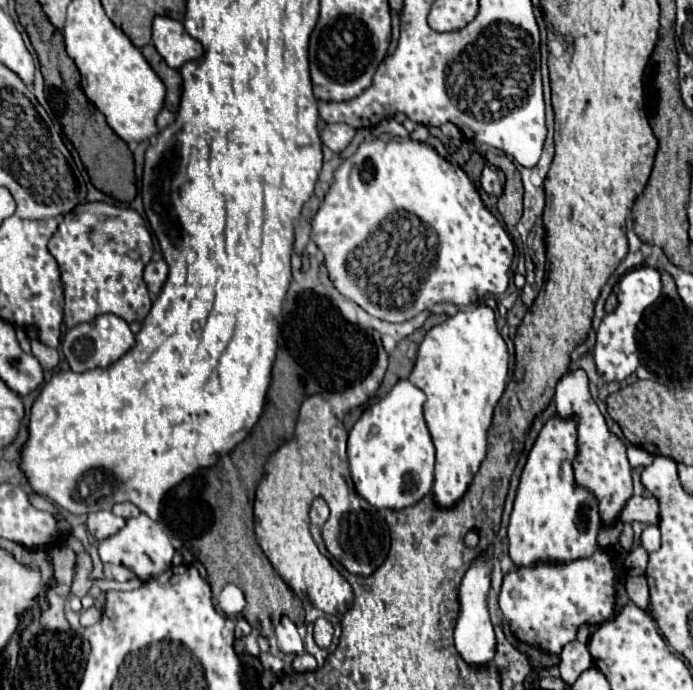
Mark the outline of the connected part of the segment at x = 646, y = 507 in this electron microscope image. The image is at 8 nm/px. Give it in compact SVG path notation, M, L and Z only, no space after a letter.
M633 496L623 508L621 522L643 522L657 524L659 522L659 502L653 496Z

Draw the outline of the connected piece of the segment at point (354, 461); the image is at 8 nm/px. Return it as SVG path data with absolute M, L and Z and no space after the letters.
M399 380L383 400L361 414L349 432L347 454L355 490L375 508L401 510L431 492L435 448L423 418L423 402L423 390L409 380Z

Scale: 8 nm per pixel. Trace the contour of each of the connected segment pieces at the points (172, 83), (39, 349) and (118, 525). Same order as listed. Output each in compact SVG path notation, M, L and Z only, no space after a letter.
M147 44L141 48L143 56L147 58L147 62L151 64L151 68L157 72L157 76L163 80L163 84L167 86L167 98L165 98L165 108L171 112L179 110L179 102L181 102L181 74L175 68L169 68L167 62L163 62L163 58L159 56L159 52L155 50L153 44Z
M29 328L29 330L27 330L27 338L31 340L33 356L41 362L41 366L43 366L45 370L55 368L55 366L57 366L57 362L59 362L59 354L57 354L57 350L53 350L53 348L45 346L45 344L39 340L39 332L37 332L35 328Z
M99 510L99 512L91 512L87 518L87 530L89 534L93 534L99 542L113 536L115 532L119 532L125 526L125 520L115 516L111 510Z

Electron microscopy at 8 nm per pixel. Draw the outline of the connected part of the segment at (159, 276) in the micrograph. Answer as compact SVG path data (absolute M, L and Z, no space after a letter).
M165 260L149 262L149 264L145 266L145 274L143 274L143 278L145 278L147 288L151 290L153 296L157 296L159 290L163 288L163 284L165 284L165 280L167 280L167 272L169 272L169 270L167 270Z

